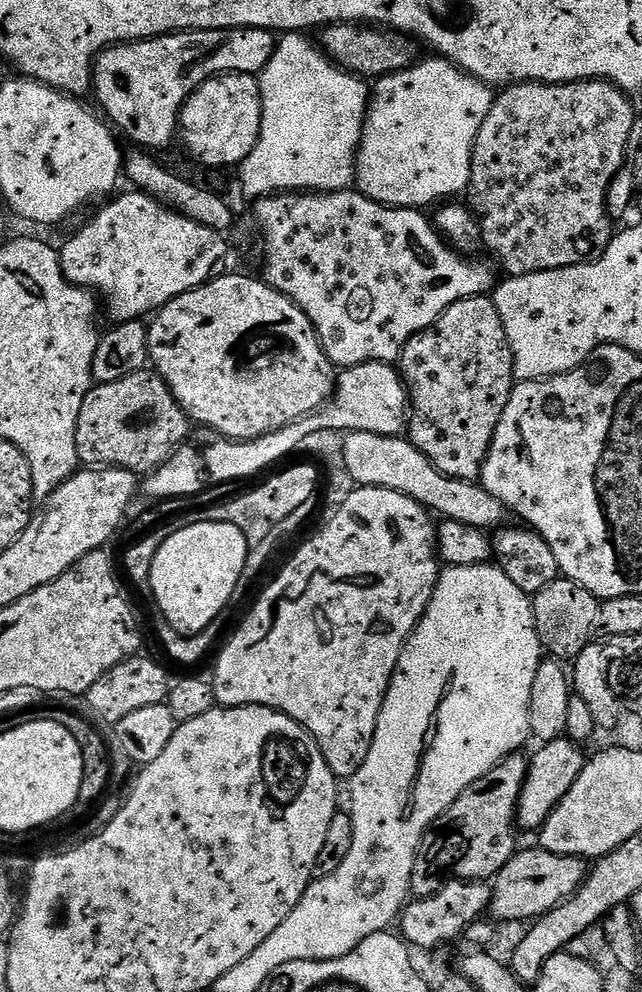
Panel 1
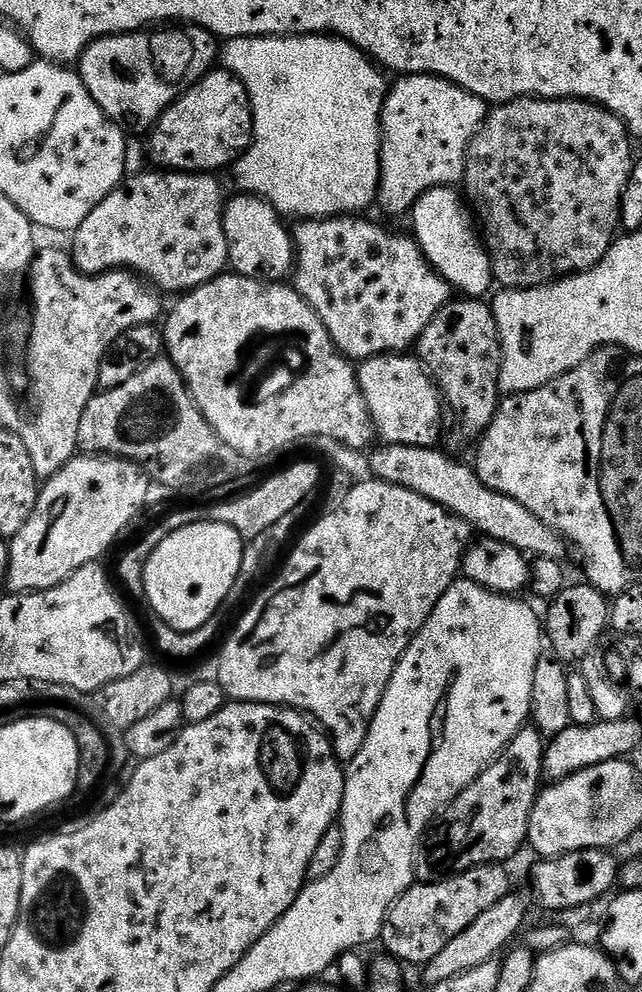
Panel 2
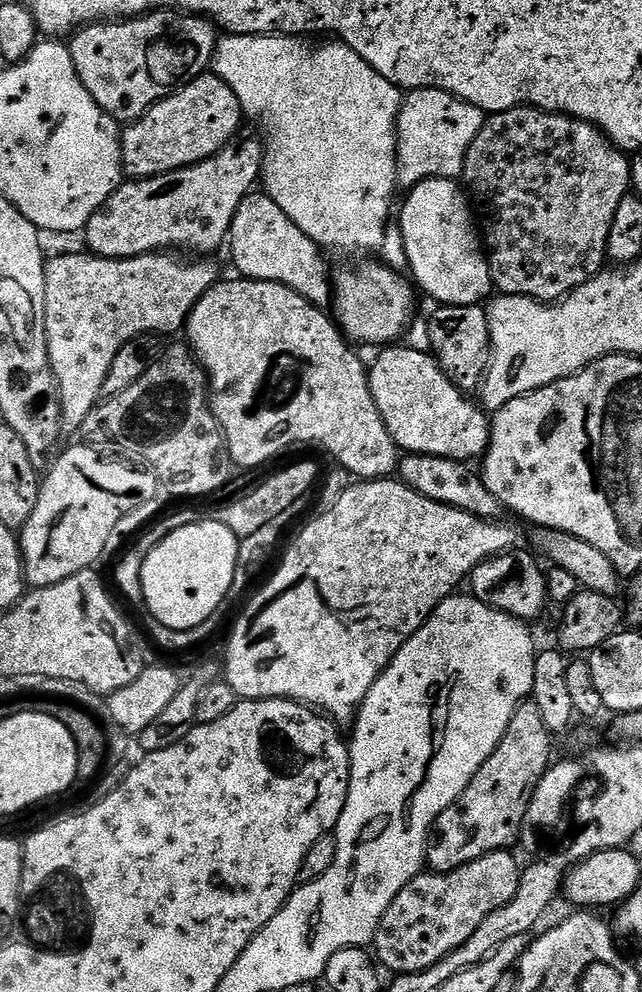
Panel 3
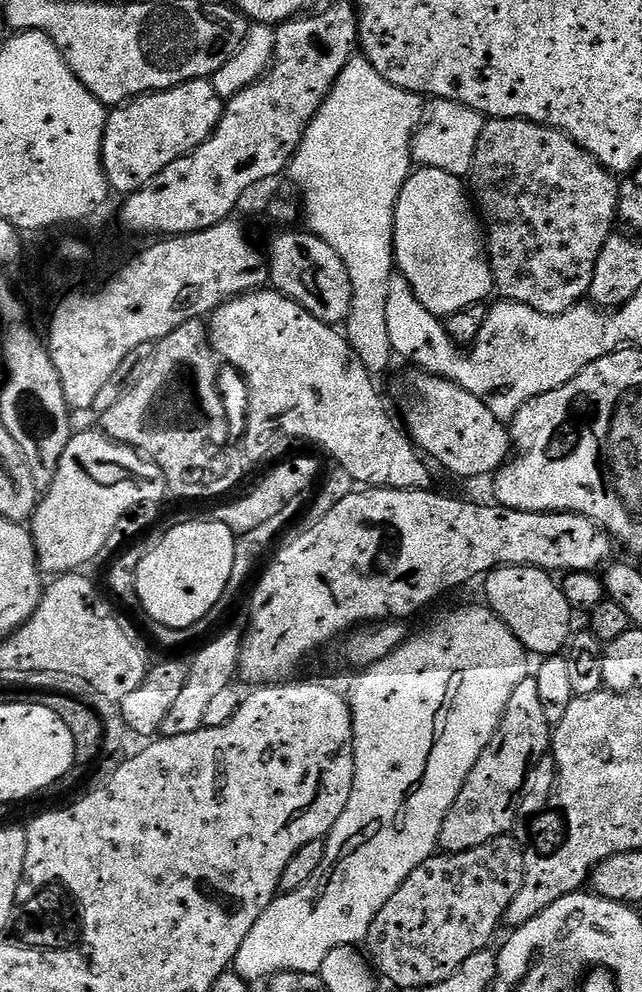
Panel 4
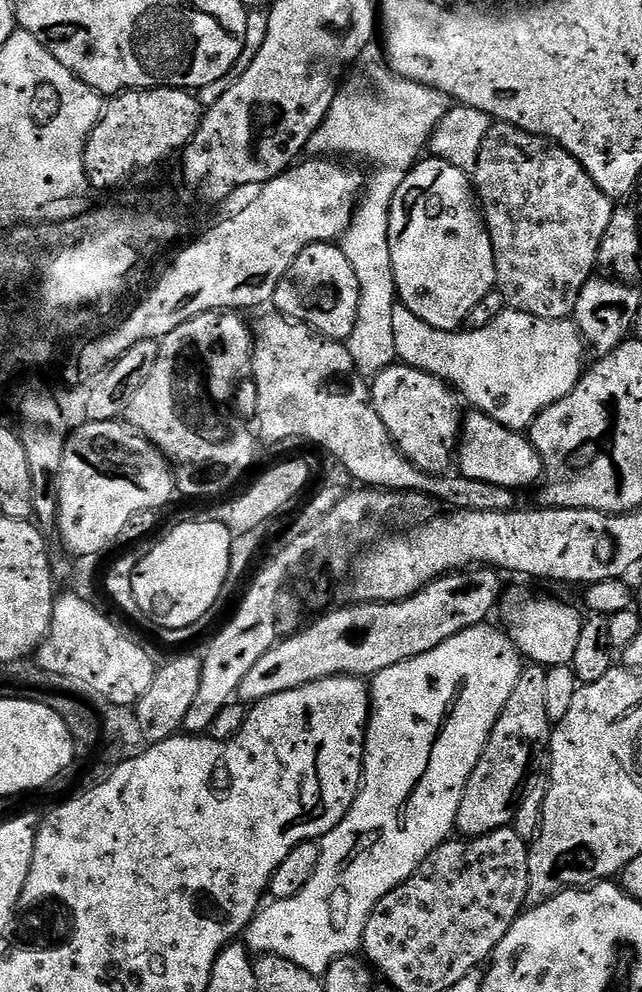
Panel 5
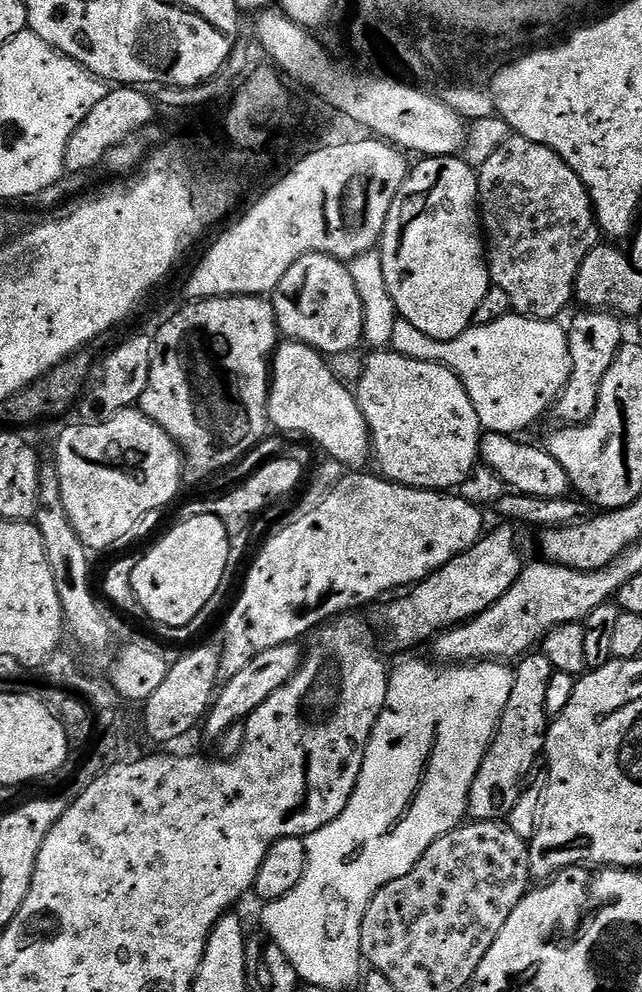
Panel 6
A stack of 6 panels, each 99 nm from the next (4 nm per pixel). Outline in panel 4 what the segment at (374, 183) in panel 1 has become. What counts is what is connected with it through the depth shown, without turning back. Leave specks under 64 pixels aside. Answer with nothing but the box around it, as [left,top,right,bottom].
[412,99,485,177]

